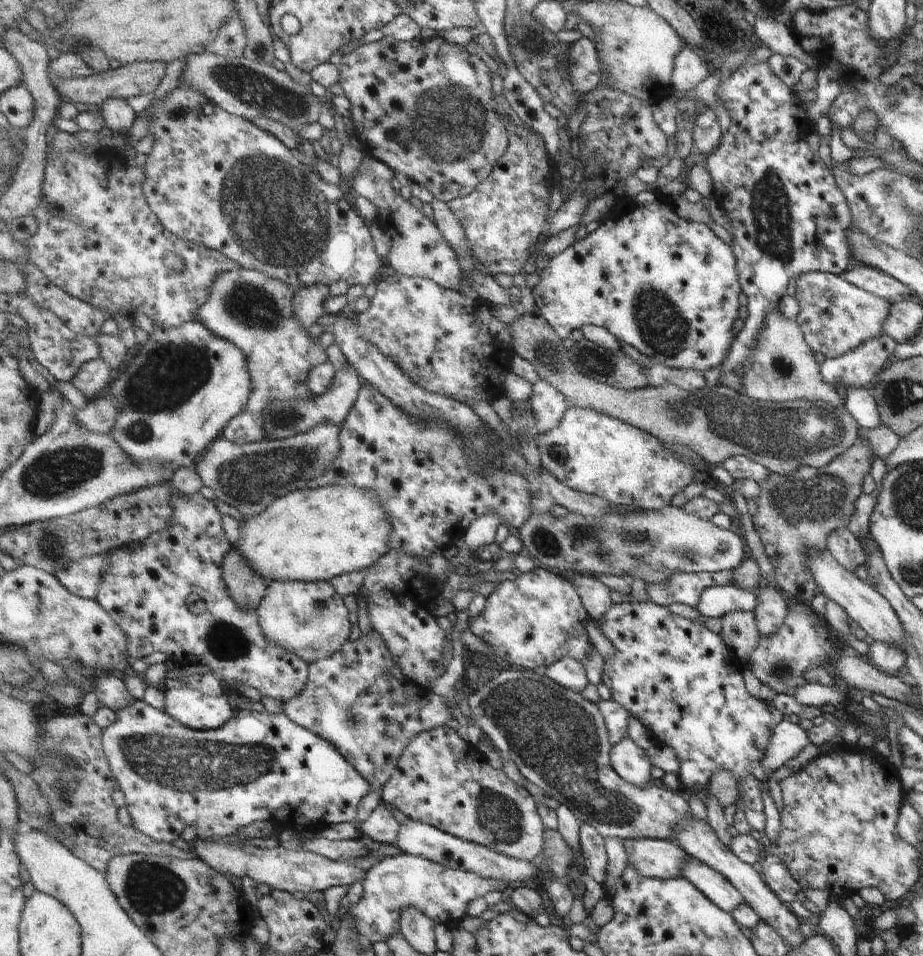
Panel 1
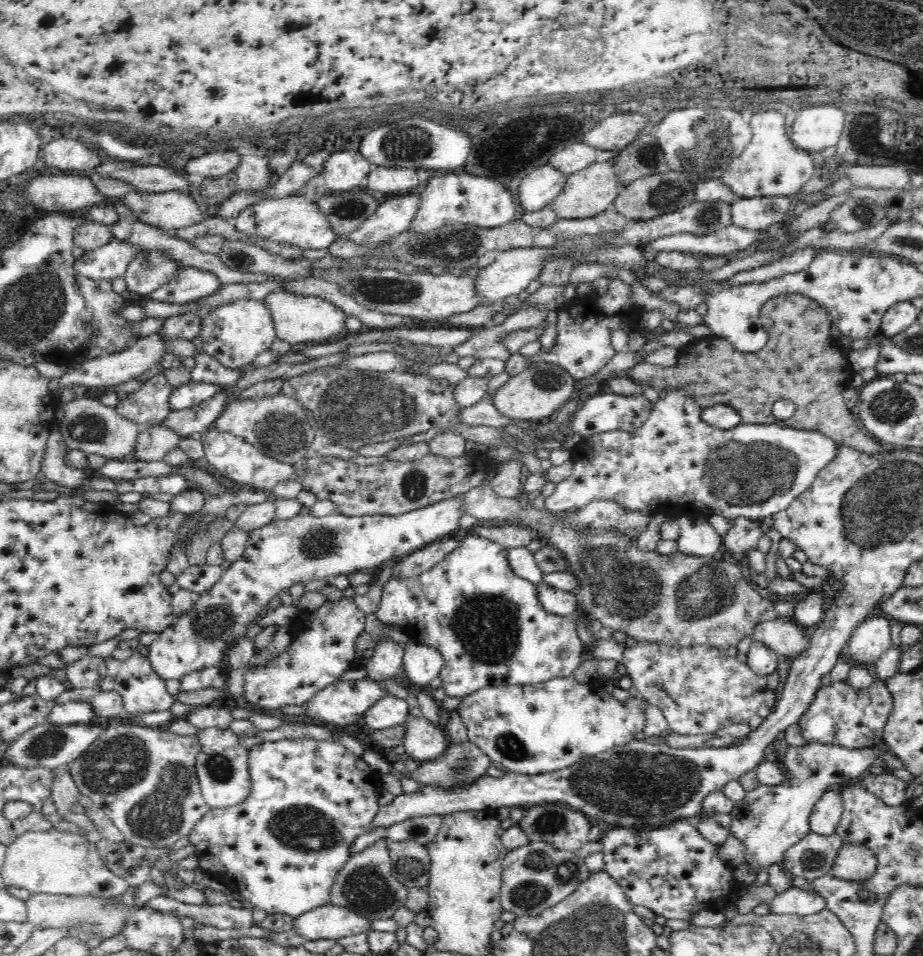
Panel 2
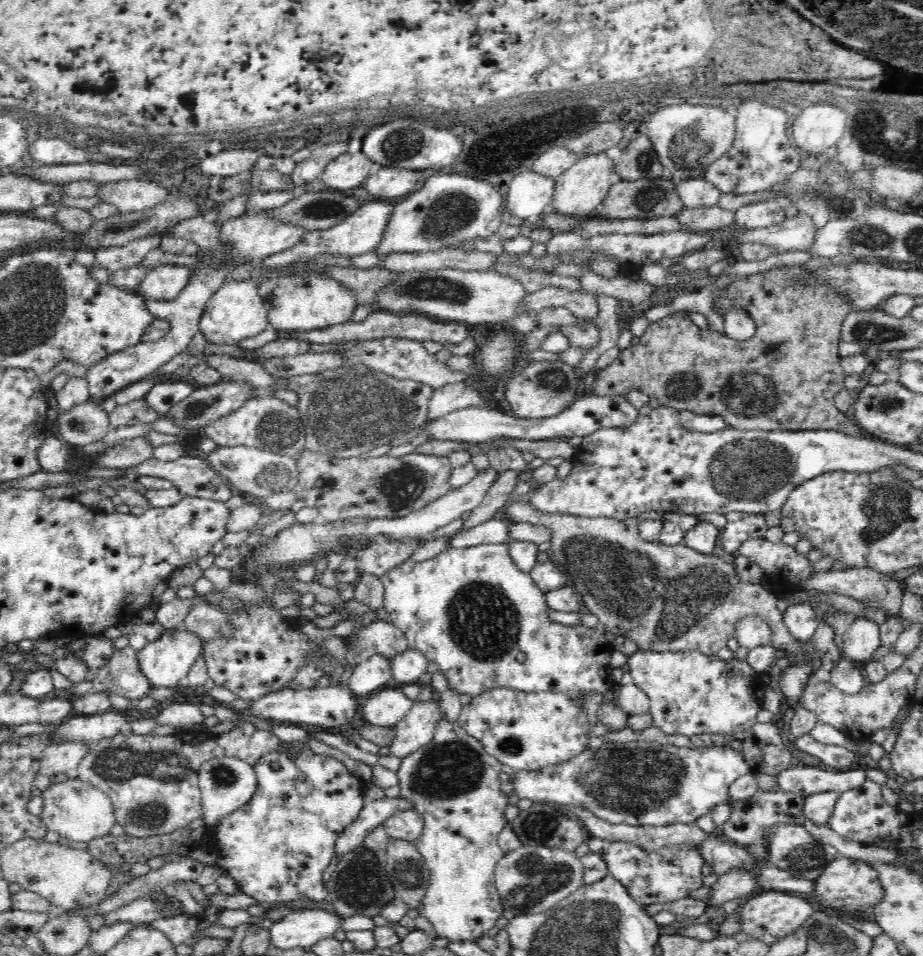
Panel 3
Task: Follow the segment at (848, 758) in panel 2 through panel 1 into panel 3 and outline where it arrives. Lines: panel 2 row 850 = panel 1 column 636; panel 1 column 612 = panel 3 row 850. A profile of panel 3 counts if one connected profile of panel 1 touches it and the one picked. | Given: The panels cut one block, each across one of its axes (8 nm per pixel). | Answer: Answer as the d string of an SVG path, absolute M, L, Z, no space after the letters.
M774 788L768 792L760 791L748 801L736 802L730 817L722 826L722 832L730 840L736 841L740 847L751 846L748 854L751 854L751 857L755 858L757 862L768 864L766 861L765 832L774 823L802 825L806 819L803 813L804 799L795 793L785 792L779 788Z

